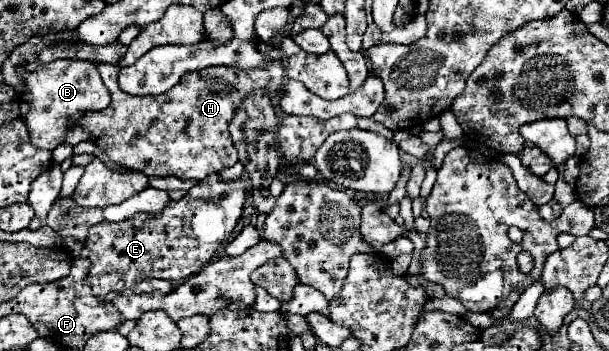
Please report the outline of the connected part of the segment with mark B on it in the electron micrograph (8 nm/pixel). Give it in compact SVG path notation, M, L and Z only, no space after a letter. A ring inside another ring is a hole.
M57 59L57 61L51 61L43 67L39 67L33 73L29 73L27 67L21 63L21 65L17 65L17 75L21 77L21 81L27 87L27 91L23 91L21 99L19 99L21 119L25 121L31 143L41 149L51 151L61 143L63 133L69 129L65 123L67 117L79 117L81 113L85 113L89 109L93 109L93 111L103 109L111 101L111 95L109 95L107 87L103 85L95 65L91 65L89 61Z

